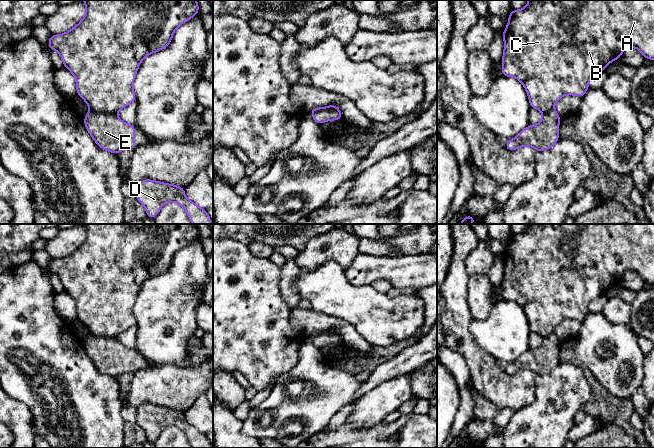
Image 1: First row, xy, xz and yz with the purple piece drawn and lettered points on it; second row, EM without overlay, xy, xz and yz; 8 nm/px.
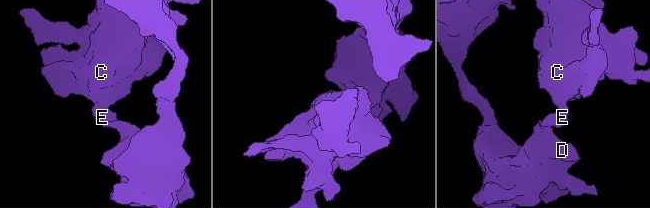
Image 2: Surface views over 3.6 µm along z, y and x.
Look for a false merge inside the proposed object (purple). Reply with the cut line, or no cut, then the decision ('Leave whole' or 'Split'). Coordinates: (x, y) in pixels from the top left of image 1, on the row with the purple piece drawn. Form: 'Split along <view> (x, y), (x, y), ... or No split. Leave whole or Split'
Split along xy (91, 109), (97, 112), (115, 113). Split

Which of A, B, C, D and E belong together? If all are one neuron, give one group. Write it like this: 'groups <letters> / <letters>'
groups A B C / D E

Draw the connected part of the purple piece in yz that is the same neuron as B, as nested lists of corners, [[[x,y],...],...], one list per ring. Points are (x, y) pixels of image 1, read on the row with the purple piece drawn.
[[[528,0],[525,8],[513,10],[509,14],[509,21],[502,33],[504,37],[504,52],[502,57],[502,75],[517,78],[525,87],[530,107],[538,109],[543,114],[554,110],[555,103],[564,95],[576,95],[580,98],[589,89],[590,79],[616,59],[628,47],[637,48],[645,59],[654,60],[654,0]]]

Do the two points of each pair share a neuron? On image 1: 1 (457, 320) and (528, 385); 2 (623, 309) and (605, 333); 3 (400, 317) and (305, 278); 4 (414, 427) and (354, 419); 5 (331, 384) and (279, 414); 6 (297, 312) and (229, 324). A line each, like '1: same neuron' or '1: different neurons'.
1: same neuron
2: different neurons
3: same neuron
4: different neurons
5: same neuron
6: different neurons

